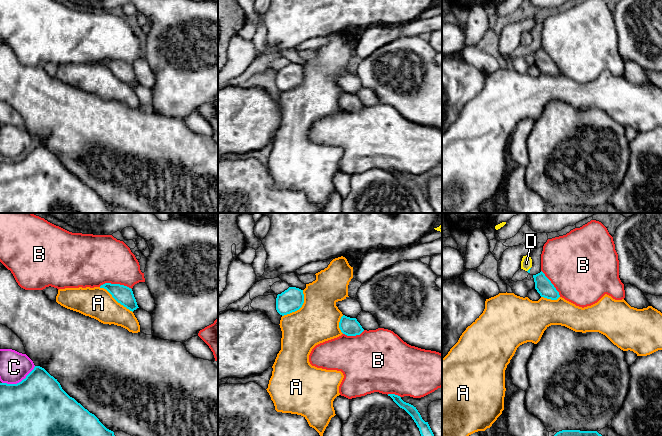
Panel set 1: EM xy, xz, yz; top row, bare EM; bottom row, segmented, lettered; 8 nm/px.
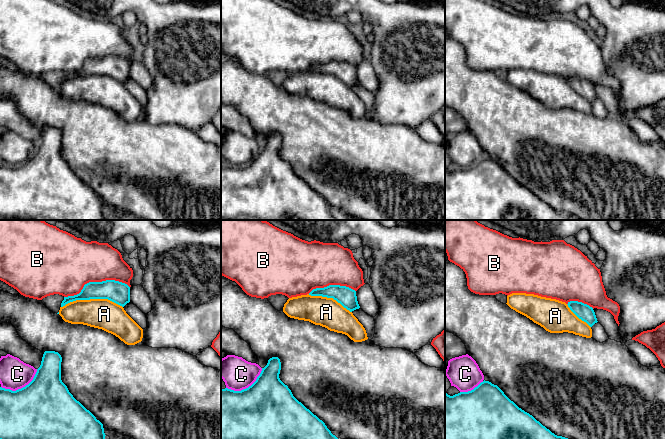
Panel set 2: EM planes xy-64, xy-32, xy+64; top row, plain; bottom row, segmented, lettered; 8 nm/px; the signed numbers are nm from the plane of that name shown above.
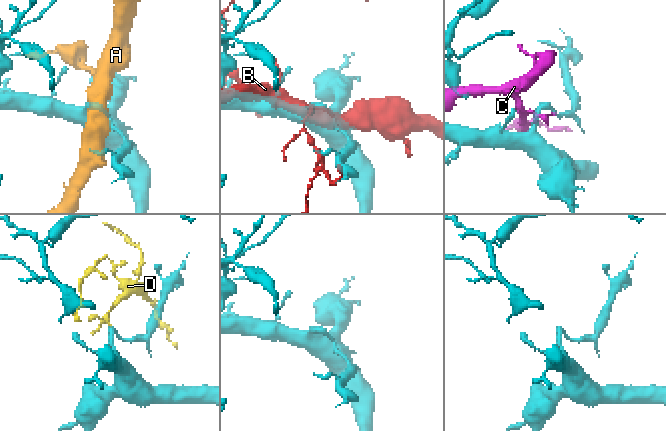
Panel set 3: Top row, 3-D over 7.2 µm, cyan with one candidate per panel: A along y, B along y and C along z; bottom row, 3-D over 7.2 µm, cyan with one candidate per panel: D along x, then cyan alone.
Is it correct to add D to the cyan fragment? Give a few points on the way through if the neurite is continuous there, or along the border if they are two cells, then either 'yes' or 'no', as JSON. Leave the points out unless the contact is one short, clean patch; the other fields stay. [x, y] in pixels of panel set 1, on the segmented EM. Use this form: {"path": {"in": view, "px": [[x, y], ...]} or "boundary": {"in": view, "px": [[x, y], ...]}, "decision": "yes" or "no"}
{"path": {"in": "yz", "px": [[528, 271], [529, 269], [526, 263]]}, "decision": "yes"}

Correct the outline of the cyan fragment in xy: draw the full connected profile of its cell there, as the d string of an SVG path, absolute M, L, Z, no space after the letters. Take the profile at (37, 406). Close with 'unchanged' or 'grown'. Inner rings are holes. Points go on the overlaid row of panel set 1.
M44 368L34 369L17 384L0 383L0 436L115 436L99 419L70 397Z; unchanged

